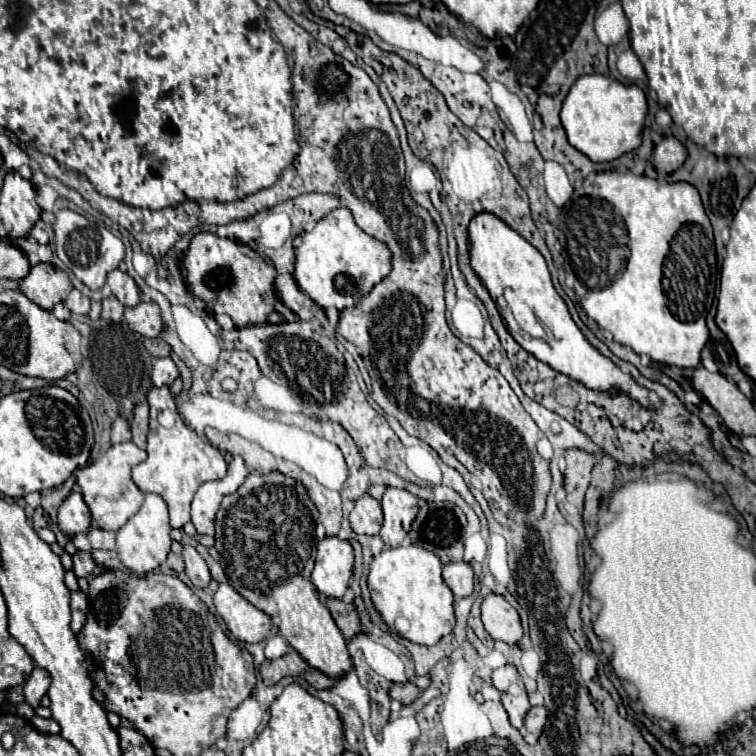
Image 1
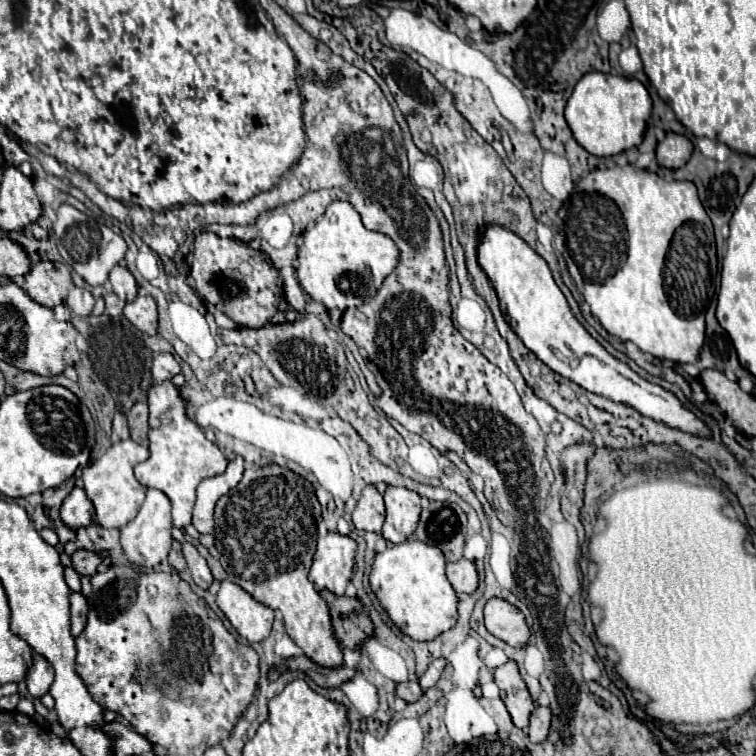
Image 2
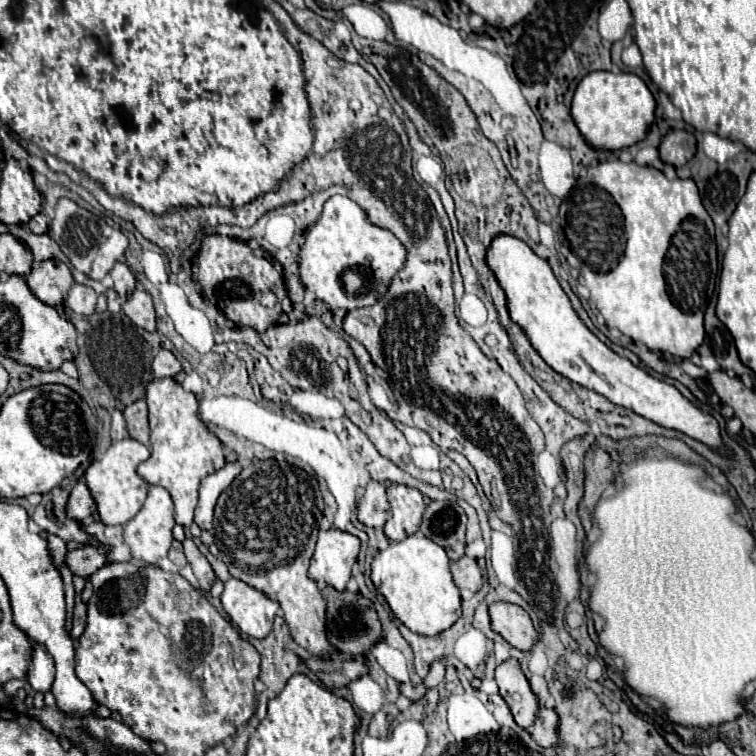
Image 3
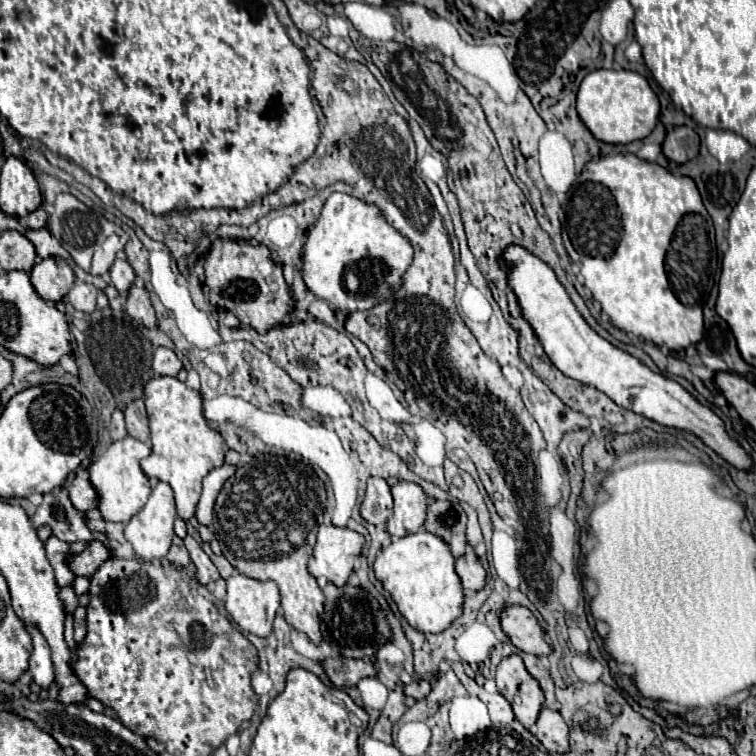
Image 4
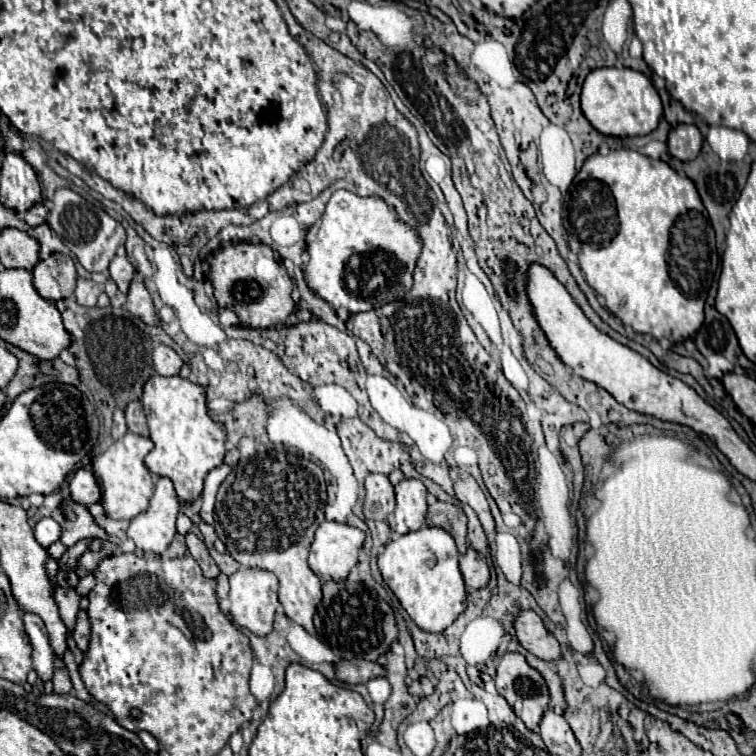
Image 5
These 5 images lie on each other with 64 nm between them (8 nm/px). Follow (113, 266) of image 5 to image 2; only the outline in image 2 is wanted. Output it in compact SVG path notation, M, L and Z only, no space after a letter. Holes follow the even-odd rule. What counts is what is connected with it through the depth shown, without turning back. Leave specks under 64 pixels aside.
M114 266L112 272L110 272L110 282L112 282L112 290L118 294L120 300L132 302L132 300L136 298L138 286L136 286L136 280L134 280L134 276L130 274L128 268Z

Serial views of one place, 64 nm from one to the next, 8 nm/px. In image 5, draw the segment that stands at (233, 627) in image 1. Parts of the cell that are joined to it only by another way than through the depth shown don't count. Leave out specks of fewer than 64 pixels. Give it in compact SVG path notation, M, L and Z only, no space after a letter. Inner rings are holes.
M240 568L230 576L230 616L232 620L256 636L272 632L274 614L278 608L278 578L262 568Z

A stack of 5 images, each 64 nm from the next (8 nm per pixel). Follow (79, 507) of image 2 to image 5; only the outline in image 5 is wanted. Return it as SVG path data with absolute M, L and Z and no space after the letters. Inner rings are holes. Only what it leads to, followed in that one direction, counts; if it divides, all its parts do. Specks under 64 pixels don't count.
M90 466L76 470L76 474L70 482L70 492L72 492L72 498L82 504L94 504L100 500L100 496L102 496L100 484Z

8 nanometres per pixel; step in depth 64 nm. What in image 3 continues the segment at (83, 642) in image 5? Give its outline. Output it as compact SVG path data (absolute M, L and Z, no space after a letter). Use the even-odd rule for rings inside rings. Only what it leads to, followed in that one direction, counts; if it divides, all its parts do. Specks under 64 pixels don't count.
M78 598L76 606L74 606L74 628L72 628L72 638L78 640L80 634L84 632L86 626L86 604Z

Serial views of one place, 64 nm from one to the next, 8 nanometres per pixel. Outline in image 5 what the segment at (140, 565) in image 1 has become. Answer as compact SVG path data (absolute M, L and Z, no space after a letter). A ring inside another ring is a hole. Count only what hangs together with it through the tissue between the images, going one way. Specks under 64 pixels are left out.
M158 476L150 506L130 520L128 536L136 542L136 548L160 556L176 536L178 510L180 500L172 480Z

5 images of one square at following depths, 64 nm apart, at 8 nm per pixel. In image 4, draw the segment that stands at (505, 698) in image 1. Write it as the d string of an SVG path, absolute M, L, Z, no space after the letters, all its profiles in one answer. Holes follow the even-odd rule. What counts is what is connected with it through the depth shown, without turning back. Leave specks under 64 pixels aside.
M512 654L498 664L496 688L510 702L516 718L524 728L536 724L544 704L544 692L538 680L526 670L520 656Z

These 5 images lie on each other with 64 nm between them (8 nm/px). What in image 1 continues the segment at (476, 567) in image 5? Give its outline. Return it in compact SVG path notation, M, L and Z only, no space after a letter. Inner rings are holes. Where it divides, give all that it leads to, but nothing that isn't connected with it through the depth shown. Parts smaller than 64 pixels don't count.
M454 562L444 566L444 582L456 598L470 596L474 590L474 570L468 562Z

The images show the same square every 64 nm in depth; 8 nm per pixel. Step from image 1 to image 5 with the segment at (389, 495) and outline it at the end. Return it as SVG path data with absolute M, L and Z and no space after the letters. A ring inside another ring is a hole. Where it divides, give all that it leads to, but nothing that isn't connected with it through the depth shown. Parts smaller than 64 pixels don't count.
M402 480L396 484L396 510L390 528L398 534L420 530L426 524L428 490L420 480Z

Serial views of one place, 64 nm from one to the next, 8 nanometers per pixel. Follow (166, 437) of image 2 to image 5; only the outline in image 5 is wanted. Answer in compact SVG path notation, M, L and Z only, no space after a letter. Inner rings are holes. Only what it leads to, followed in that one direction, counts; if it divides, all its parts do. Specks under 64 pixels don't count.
M154 374L150 376L150 380L146 380L144 384L144 392L142 392L142 406L148 418L148 426L150 426L150 438L154 440L154 448L148 452L146 456L146 466L150 468L150 472L158 474L158 476L168 476L174 482L174 488L178 492L178 498L184 502L192 502L200 496L202 486L204 486L204 478L206 474L220 466L226 454L224 442L226 442L226 428L220 422L214 422L208 414L208 406L206 406L206 388L200 384L190 382L188 378L182 376L160 376Z

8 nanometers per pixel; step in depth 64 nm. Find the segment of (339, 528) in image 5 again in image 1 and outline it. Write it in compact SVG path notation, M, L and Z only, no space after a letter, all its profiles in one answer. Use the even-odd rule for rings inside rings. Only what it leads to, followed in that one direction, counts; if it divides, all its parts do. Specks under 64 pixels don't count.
M326 536L318 542L318 554L316 564L312 570L312 584L318 588L318 592L342 598L348 580L352 576L354 566L354 548L348 540L340 540L338 536Z

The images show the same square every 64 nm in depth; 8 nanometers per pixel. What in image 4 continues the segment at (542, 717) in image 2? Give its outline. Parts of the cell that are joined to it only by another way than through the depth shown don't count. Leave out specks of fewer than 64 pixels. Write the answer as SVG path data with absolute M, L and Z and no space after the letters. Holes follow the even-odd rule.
M542 708L536 726L532 728L532 734L544 744L548 752L556 754L566 754L570 752L570 742L568 742L568 726L560 712Z

